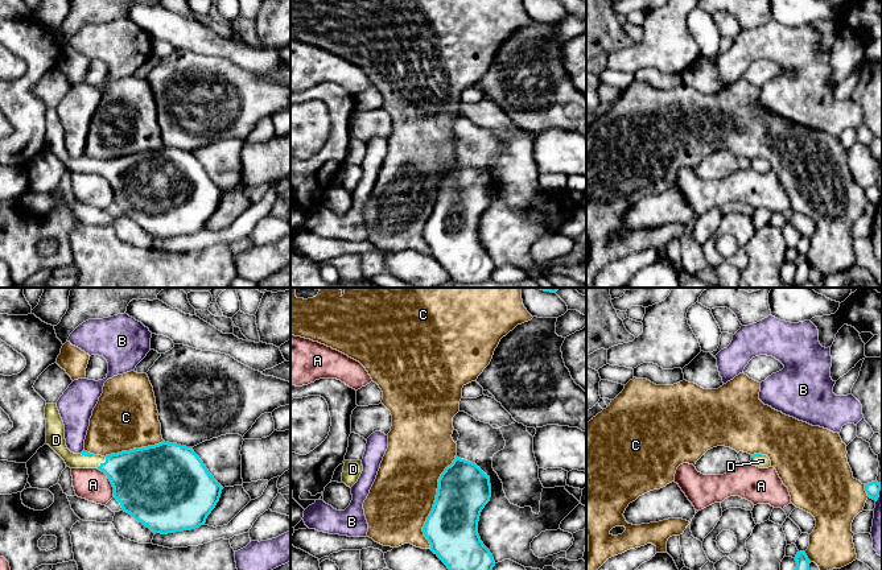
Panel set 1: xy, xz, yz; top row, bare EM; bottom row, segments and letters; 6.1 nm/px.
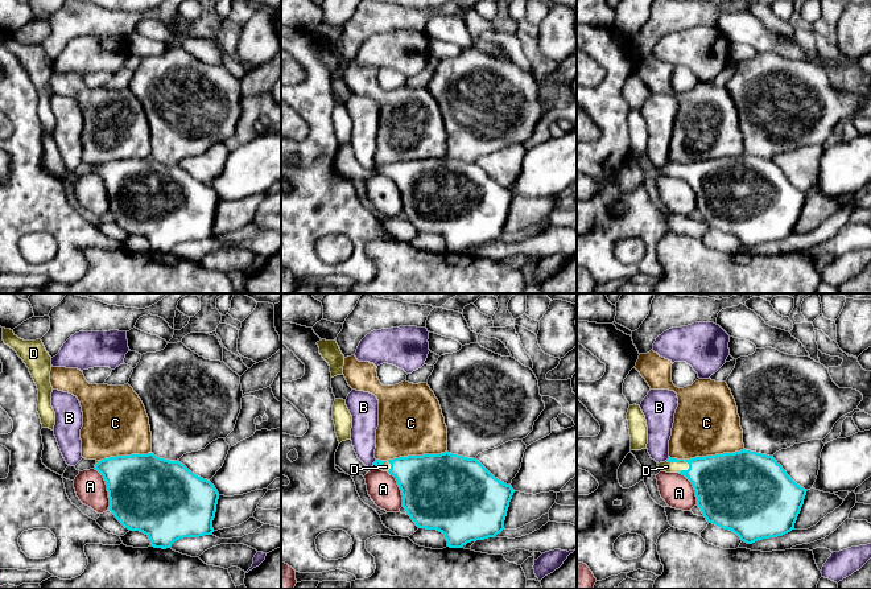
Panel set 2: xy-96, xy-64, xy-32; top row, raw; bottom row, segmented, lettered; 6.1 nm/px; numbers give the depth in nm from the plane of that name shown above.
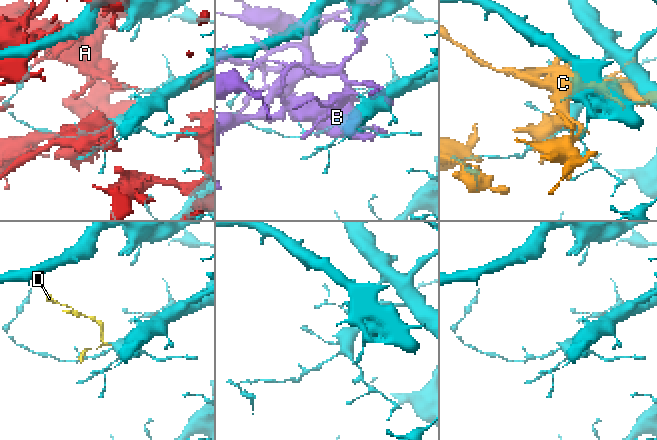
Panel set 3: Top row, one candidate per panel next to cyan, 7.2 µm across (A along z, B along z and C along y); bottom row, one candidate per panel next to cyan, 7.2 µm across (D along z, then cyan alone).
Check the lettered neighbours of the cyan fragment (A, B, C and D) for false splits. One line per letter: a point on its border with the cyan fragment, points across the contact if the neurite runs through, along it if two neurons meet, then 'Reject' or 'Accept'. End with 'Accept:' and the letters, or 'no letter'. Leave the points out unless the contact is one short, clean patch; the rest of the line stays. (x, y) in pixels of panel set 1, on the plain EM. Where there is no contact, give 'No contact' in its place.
A: Touches cyan at xy (110, 185). Reject
B: Touches cyan at yz (878, 197). Reject
C: Touches cyan at xz (435, 206). Reject
D: Touches cyan at xy (102, 168). Path across: xy (140, 182), (116, 170), (102, 168), (74, 165). Accept
Accept: D

